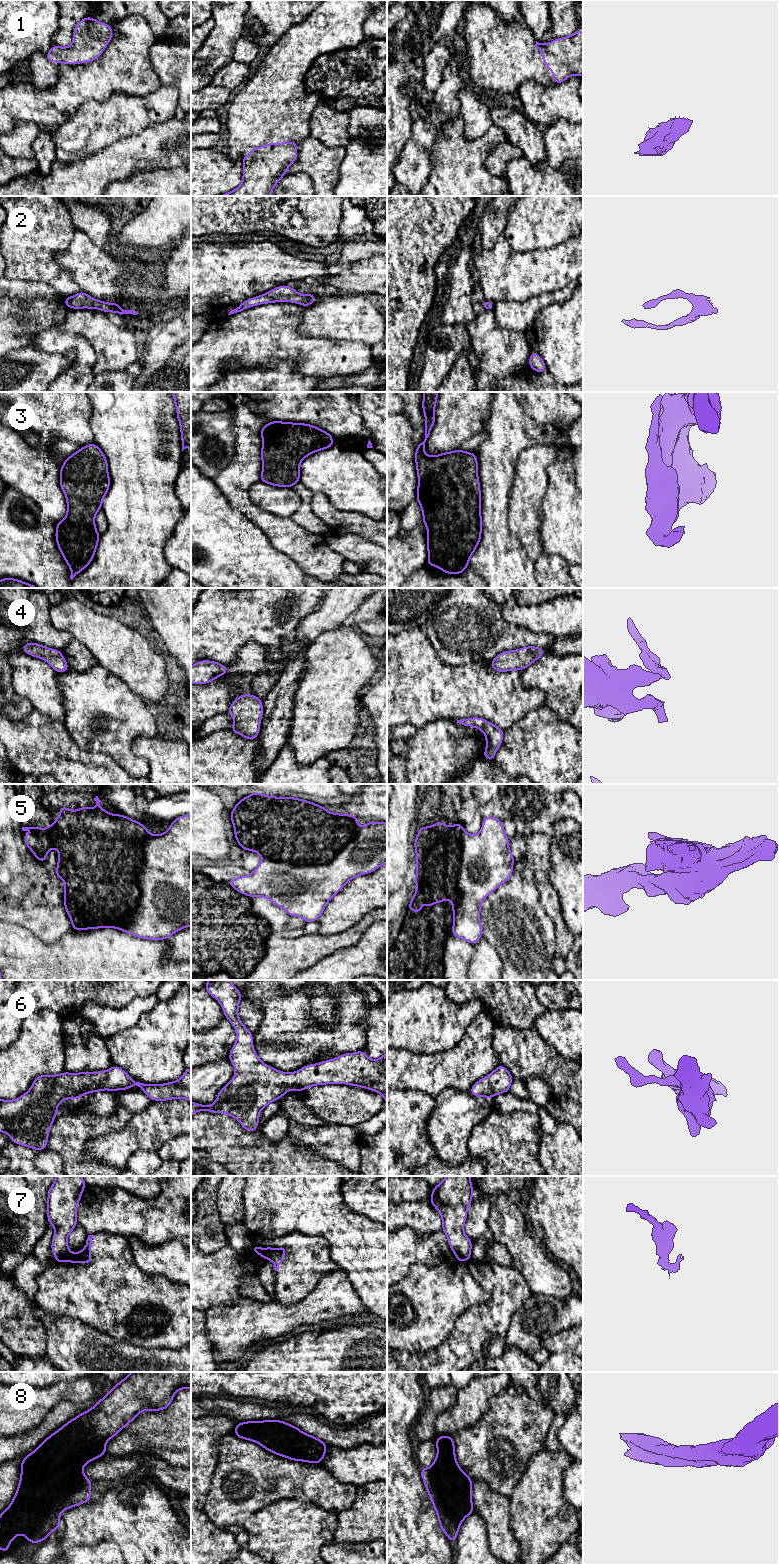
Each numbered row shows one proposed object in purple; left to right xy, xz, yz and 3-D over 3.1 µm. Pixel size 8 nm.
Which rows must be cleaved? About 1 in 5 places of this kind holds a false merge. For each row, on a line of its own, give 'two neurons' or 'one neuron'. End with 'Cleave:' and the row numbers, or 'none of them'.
1: one neuron
2: one neuron
3: one neuron
4: one neuron
5: two neurons
6: one neuron
7: two neurons
8: one neuron
Cleave: 5, 7

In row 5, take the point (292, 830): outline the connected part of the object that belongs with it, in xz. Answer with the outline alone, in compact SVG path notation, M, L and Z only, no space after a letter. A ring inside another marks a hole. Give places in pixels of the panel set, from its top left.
M258 792L238 801L231 810L230 818L238 845L245 851L254 851L263 858L291 865L322 865L329 862L357 834L358 817L353 814L331 813L323 806L294 797L271 797Z

